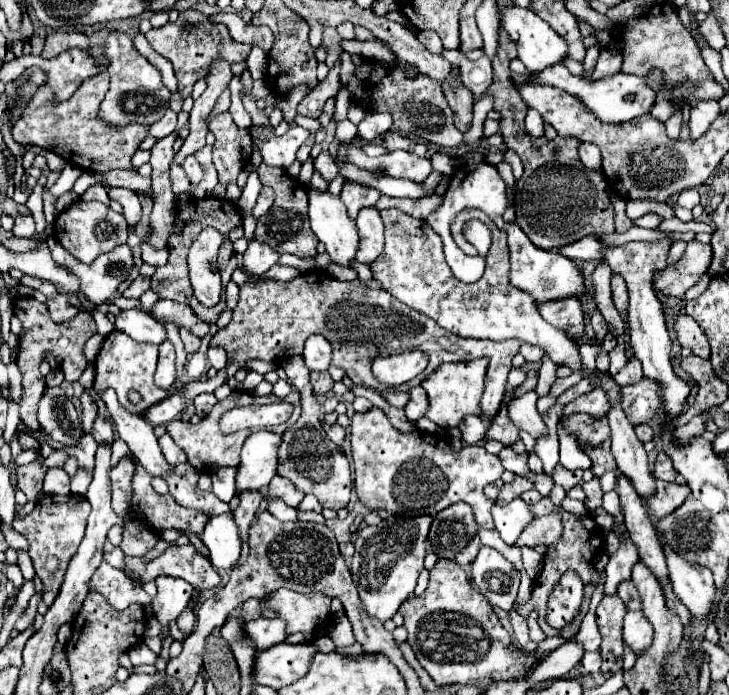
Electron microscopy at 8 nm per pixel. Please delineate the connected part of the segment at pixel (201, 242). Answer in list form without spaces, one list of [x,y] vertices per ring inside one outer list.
[[[204,228],[198,234],[198,238],[192,242],[188,254],[188,276],[196,298],[204,306],[214,306],[220,300],[222,282],[217,269],[220,244],[224,242],[224,238],[238,240],[242,236],[244,236],[242,228],[234,228],[228,236],[222,236],[214,228]]]

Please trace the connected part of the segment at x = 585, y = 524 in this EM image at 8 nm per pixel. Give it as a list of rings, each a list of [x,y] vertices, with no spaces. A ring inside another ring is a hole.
[[[546,496],[546,498],[542,498],[540,502],[532,504],[532,506],[530,506],[530,512],[532,512],[534,518],[537,518],[540,514],[552,514],[552,512],[558,512],[558,514],[562,516],[564,532],[562,532],[560,542],[558,542],[556,546],[550,546],[550,548],[546,550],[546,554],[544,554],[544,568],[542,568],[540,576],[534,580],[534,586],[532,586],[532,598],[530,598],[530,602],[528,602],[528,604],[524,604],[518,612],[520,612],[520,616],[528,618],[530,610],[532,610],[534,606],[538,606],[538,608],[540,608],[538,624],[540,624],[540,628],[542,628],[542,632],[544,632],[546,636],[572,638],[572,636],[578,632],[582,618],[586,616],[588,606],[590,606],[592,592],[598,588],[600,578],[602,578],[602,574],[594,568],[594,562],[592,562],[592,560],[596,558],[596,554],[598,554],[598,552],[602,550],[602,546],[604,546],[604,534],[602,534],[600,526],[594,522],[594,518],[592,518],[590,514],[586,514],[586,516],[574,516],[572,512],[566,512],[566,510],[562,510],[562,508],[554,506],[554,504],[552,504],[552,500],[550,500],[548,496]],[[566,570],[574,570],[574,572],[580,576],[580,580],[584,582],[584,602],[582,602],[582,606],[580,606],[580,610],[578,610],[578,616],[576,616],[570,624],[566,624],[564,628],[556,630],[556,628],[548,626],[548,622],[546,622],[546,602],[548,602],[548,598],[550,598],[550,590],[556,586],[556,582],[560,580],[560,576],[562,576]]]

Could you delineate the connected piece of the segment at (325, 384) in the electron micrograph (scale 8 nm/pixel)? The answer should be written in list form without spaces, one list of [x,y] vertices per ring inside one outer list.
[[[310,372],[310,380],[312,380],[312,388],[316,394],[324,394],[332,388],[332,378],[330,372]]]

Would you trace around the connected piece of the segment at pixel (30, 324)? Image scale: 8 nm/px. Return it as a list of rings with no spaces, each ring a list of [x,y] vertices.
[[[18,296],[14,300],[14,314],[22,322],[20,344],[18,344],[18,358],[16,358],[16,364],[18,364],[20,372],[22,372],[22,398],[18,402],[18,406],[20,406],[20,420],[28,428],[38,430],[40,426],[38,426],[38,420],[36,420],[36,406],[38,406],[38,398],[42,396],[42,390],[44,390],[44,378],[42,378],[38,366],[40,366],[44,354],[46,352],[54,354],[54,358],[58,362],[58,368],[64,372],[67,381],[72,383],[74,380],[78,380],[80,374],[86,368],[86,360],[84,360],[83,355],[84,342],[96,332],[96,322],[94,322],[94,318],[88,312],[80,312],[72,320],[56,324],[49,316],[46,304],[36,302],[30,296]]]

